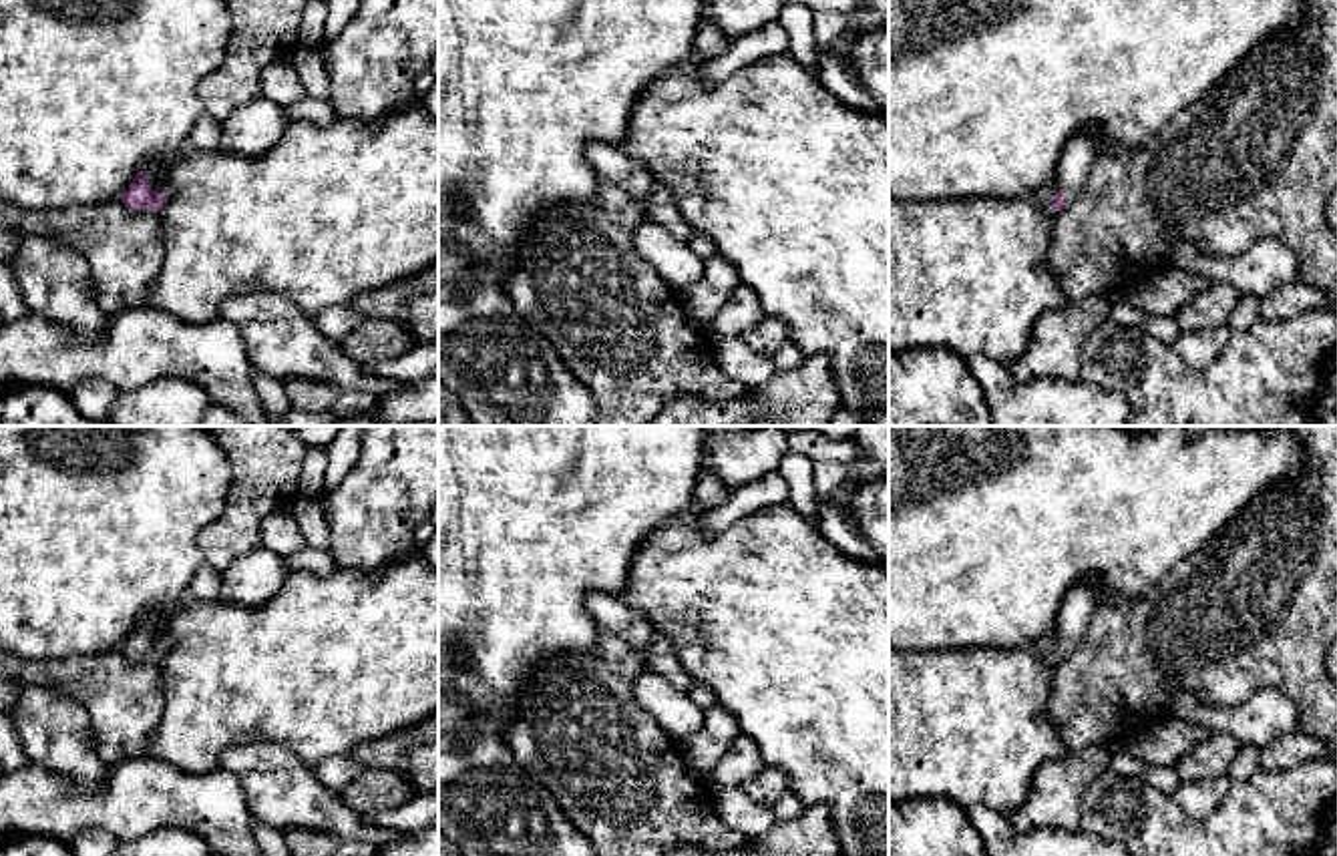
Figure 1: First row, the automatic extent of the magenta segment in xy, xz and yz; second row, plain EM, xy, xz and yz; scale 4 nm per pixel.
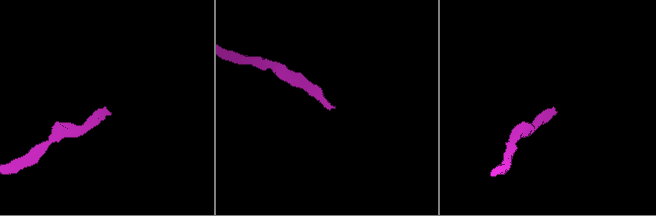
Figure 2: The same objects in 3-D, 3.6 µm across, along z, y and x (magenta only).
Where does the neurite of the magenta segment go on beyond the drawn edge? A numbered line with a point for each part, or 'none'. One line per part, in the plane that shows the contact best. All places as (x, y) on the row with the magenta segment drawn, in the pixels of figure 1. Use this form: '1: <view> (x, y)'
1: xy (155, 171)

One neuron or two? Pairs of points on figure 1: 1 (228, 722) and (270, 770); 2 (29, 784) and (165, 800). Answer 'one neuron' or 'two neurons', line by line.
1: two neurons
2: one neuron

